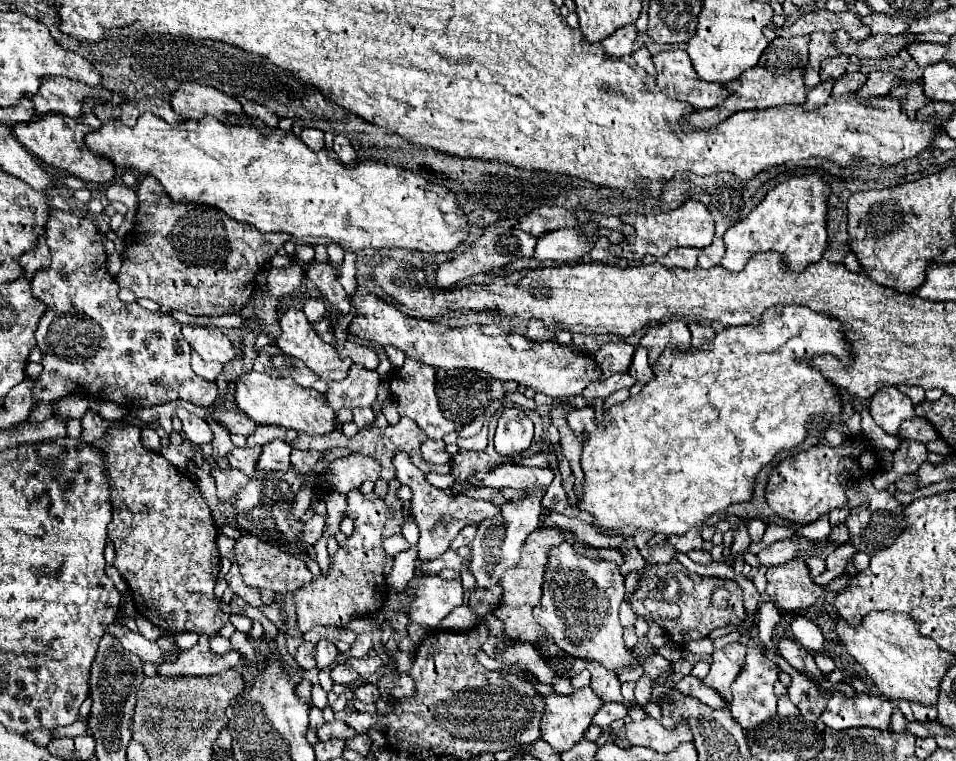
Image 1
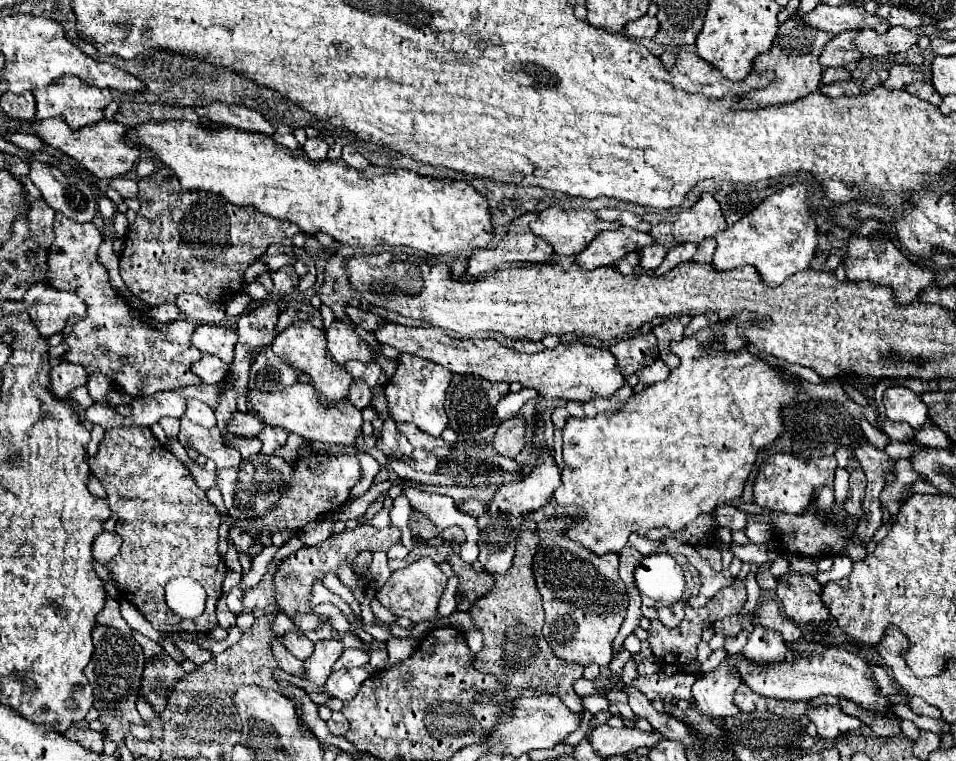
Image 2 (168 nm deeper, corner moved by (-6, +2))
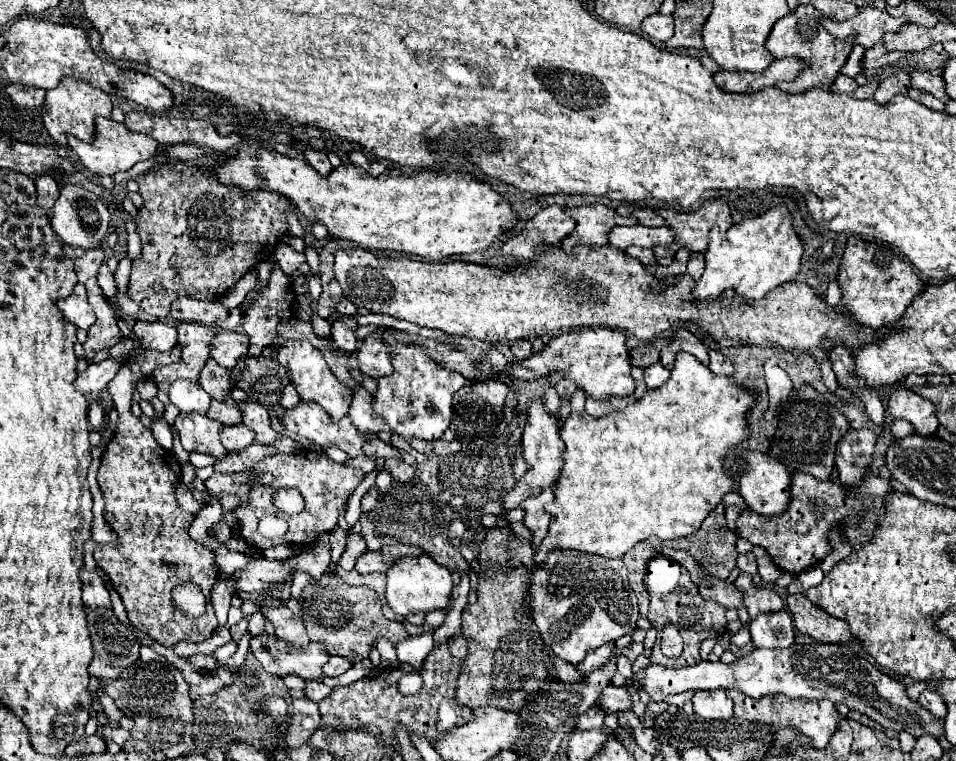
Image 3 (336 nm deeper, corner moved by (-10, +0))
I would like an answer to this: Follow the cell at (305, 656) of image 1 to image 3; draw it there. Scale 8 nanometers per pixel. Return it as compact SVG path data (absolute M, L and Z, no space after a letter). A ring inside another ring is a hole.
M270 605L270 607L262 607L260 611L274 625L276 635L280 639L286 639L288 643L298 647L306 647L310 643L302 619L294 615L286 605Z

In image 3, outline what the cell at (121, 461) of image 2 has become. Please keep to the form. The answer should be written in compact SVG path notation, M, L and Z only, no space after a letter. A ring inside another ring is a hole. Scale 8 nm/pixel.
M128 363L108 383L108 393L120 419L118 429L102 455L98 485L106 501L104 519L116 531L118 541L98 545L94 549L94 559L112 579L112 585L128 611L128 619L136 629L166 647L174 647L180 641L200 643L218 627L210 605L210 589L218 577L218 565L214 563L214 553L188 535L194 515L176 503L174 491L180 481L180 463L170 451L156 443L152 431L130 411L132 389L136 383L138 377L130 371ZM172 577L182 577L200 587L206 597L206 611L200 617L186 617L178 609L172 609Z

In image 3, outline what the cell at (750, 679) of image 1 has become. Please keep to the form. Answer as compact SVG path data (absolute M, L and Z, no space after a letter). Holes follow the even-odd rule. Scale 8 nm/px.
M774 611L768 615L758 615L750 623L752 643L756 647L786 647L794 643L794 625L790 613Z

